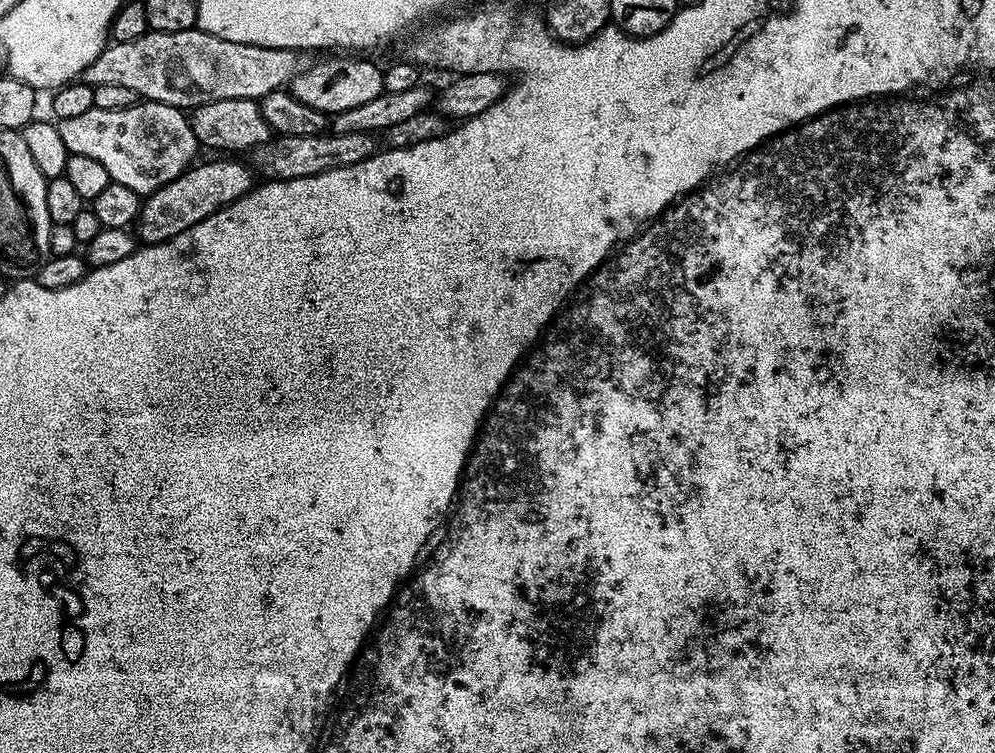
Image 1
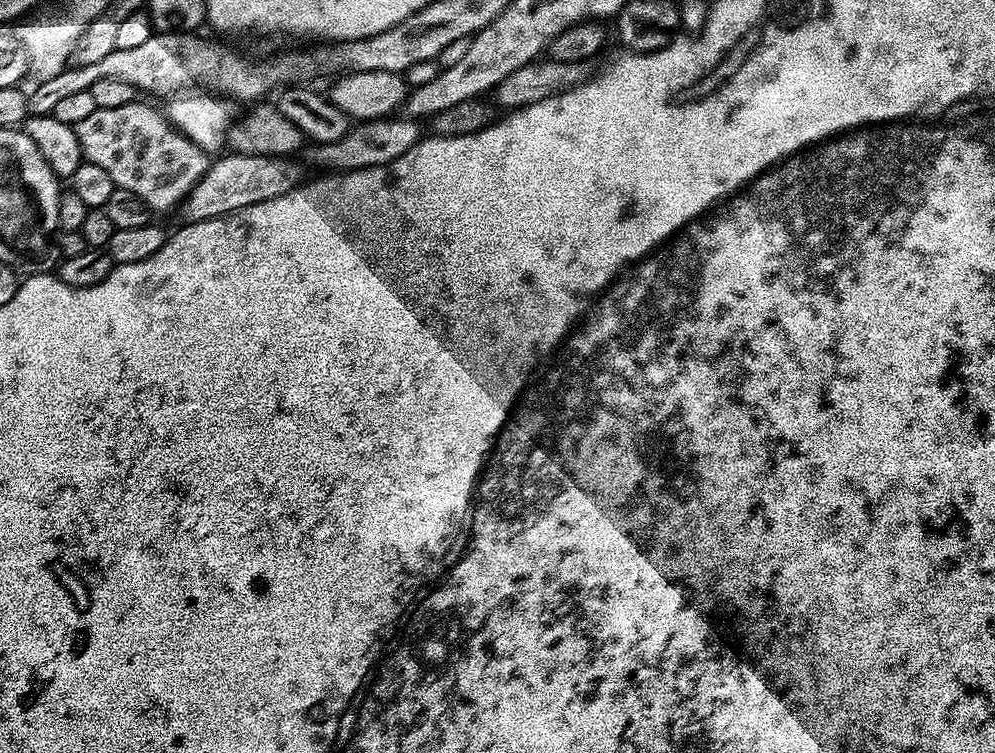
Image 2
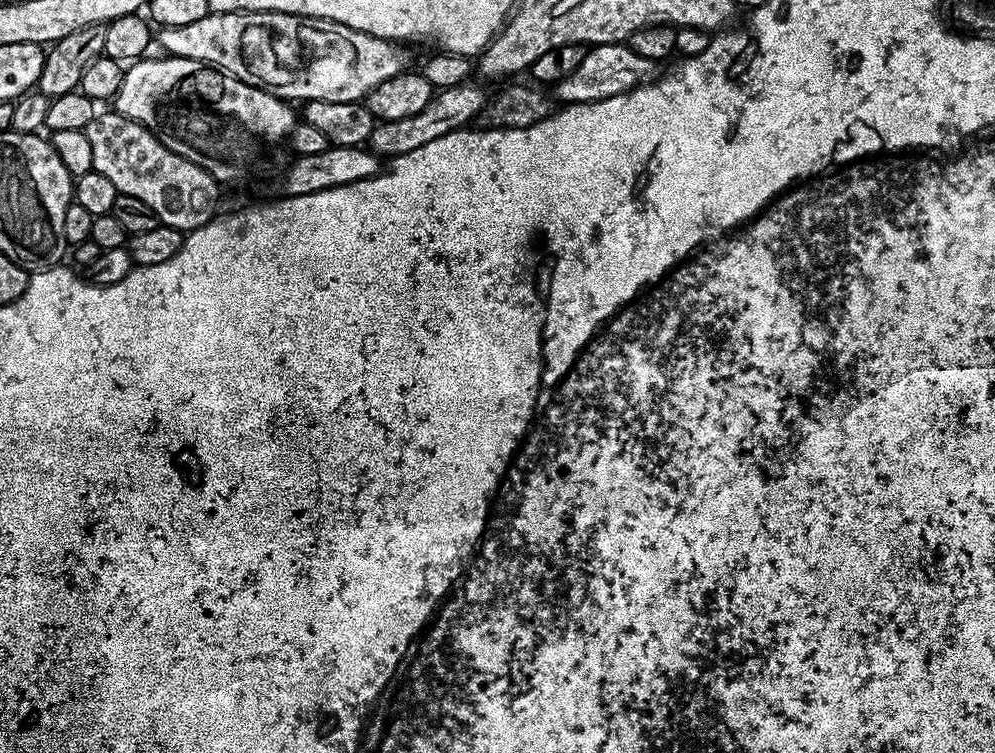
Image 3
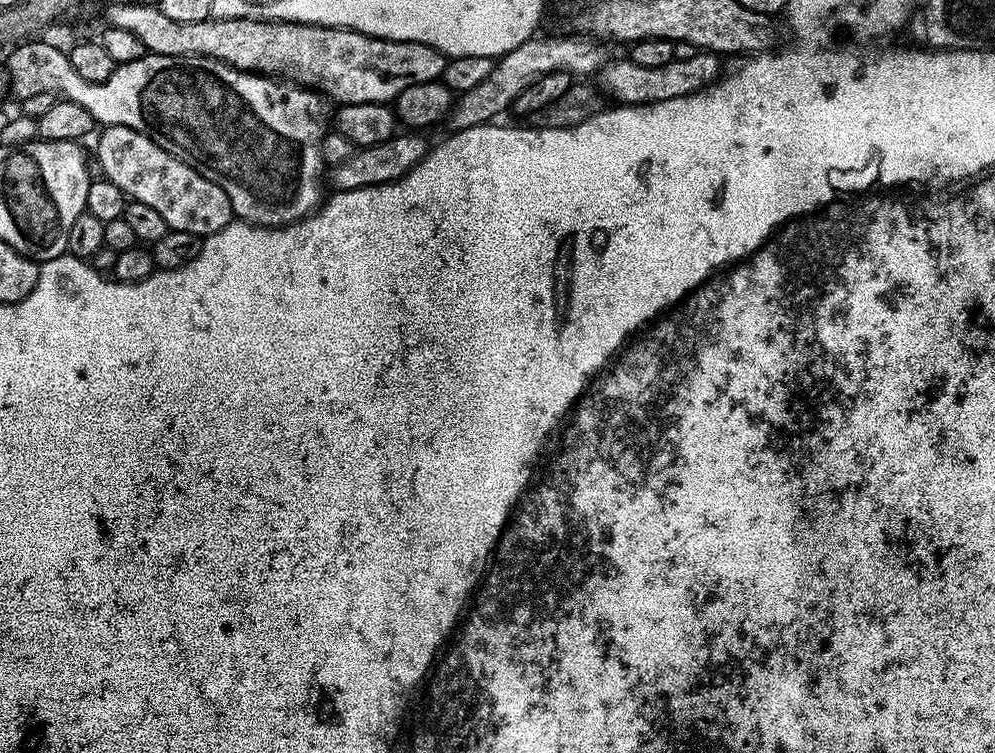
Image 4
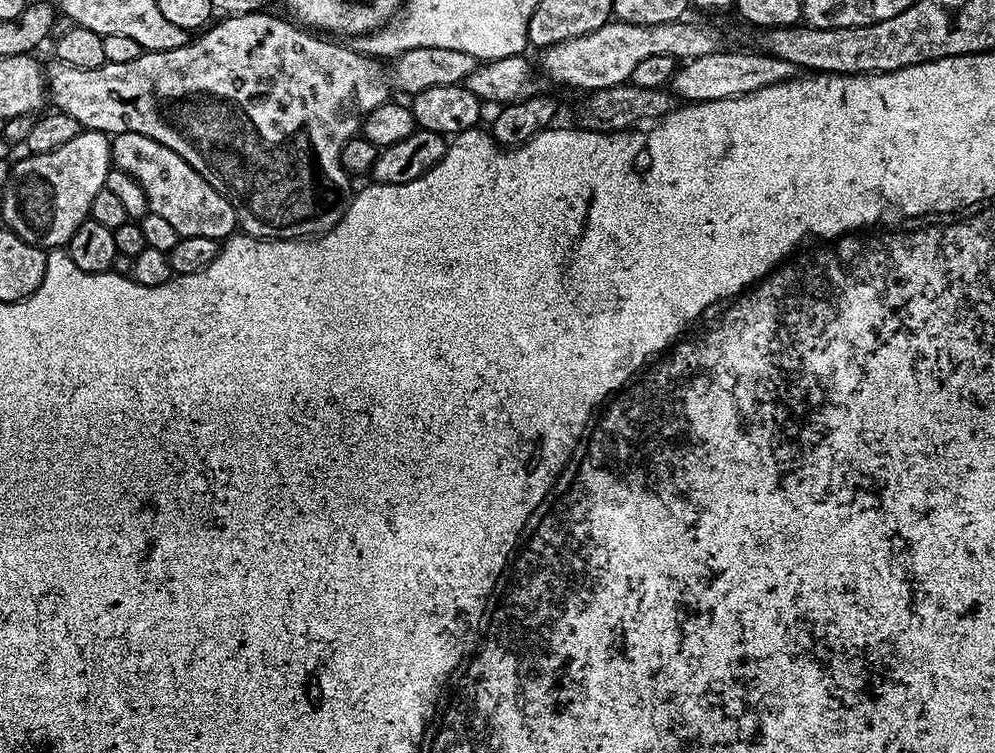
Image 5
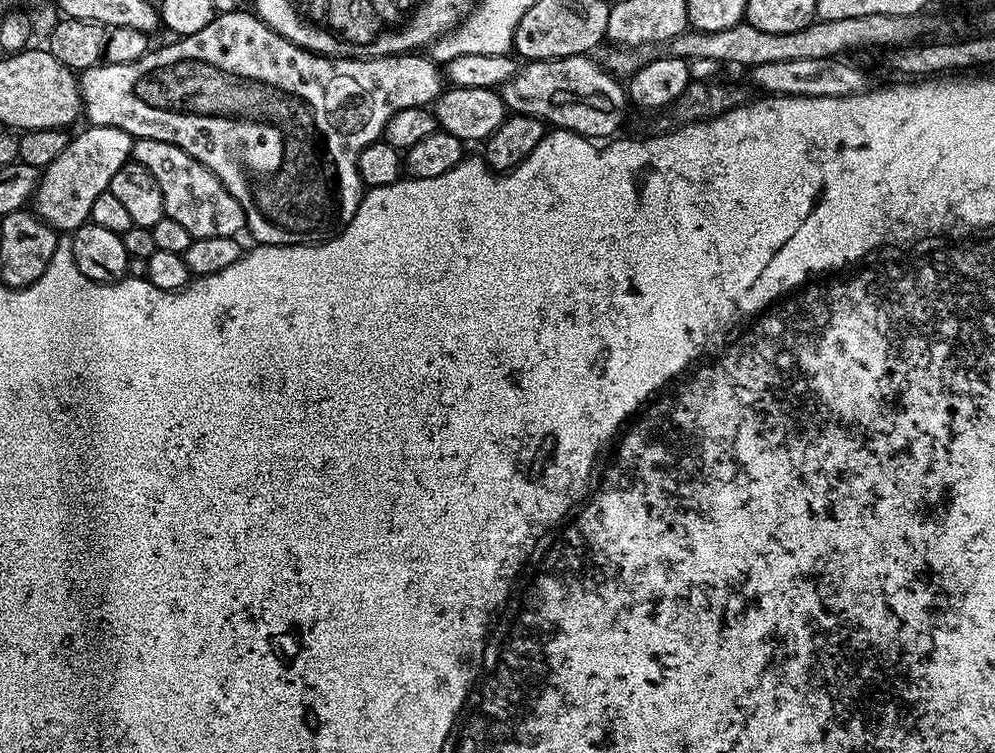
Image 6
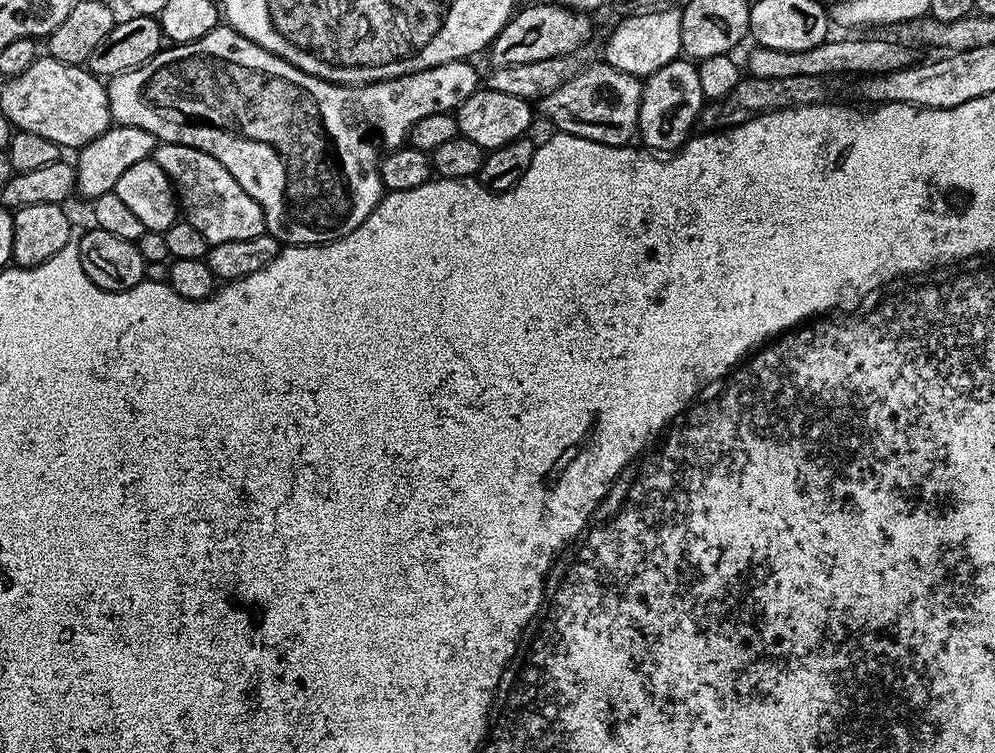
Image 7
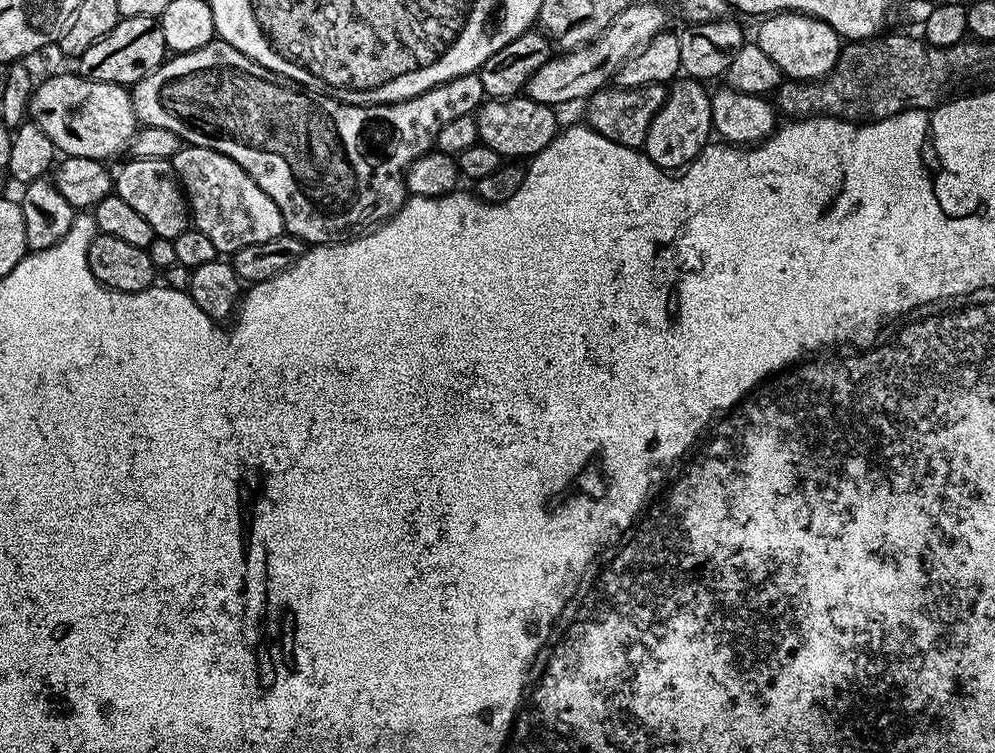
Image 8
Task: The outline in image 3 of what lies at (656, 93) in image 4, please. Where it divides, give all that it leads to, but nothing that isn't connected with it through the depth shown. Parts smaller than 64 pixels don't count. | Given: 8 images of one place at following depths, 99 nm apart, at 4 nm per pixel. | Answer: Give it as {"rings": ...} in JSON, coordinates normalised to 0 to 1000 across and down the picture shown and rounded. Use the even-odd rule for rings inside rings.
{"rings":[[[630,57],[600,58],[588,68],[585,88],[581,88],[577,98],[565,104],[557,113],[557,127],[567,141],[617,130],[626,122],[635,122],[646,112],[655,110],[661,101],[659,90],[661,90],[660,81],[645,77],[645,72],[632,64]]]}

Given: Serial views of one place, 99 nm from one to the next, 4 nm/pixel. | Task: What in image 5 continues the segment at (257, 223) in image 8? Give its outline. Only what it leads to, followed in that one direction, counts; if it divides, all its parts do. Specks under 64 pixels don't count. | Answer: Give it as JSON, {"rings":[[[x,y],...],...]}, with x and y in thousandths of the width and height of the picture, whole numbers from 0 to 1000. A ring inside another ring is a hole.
{"rings":[[[118,175],[112,182],[111,190],[114,219],[138,239],[149,264],[149,280],[163,284],[163,290],[170,292],[171,300],[179,305],[181,315],[198,313],[199,316],[215,316],[224,321],[238,307],[237,280],[233,267],[219,258],[219,252],[215,252],[215,247],[211,247],[211,242],[207,242],[207,236],[203,236],[203,231],[199,231],[199,226],[195,226],[195,220],[191,220],[187,210],[163,194],[163,189],[155,189],[155,183],[147,183],[147,178],[138,175]]]}

